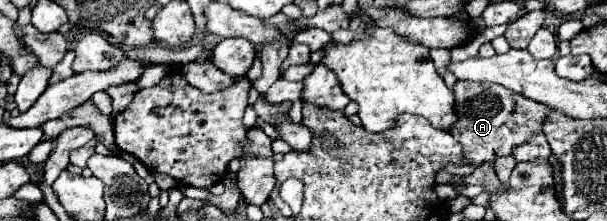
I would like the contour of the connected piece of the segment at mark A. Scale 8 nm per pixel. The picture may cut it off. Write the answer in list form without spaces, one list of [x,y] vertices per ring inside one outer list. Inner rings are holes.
[[[456,81],[454,91],[454,111],[456,123],[448,129],[448,133],[462,145],[462,153],[472,167],[480,167],[484,163],[496,163],[498,157],[512,155],[514,147],[524,145],[534,137],[534,133],[544,133],[542,125],[546,117],[552,113],[550,107],[530,101],[520,93],[514,93],[502,85],[494,83],[474,83],[474,81]]]

